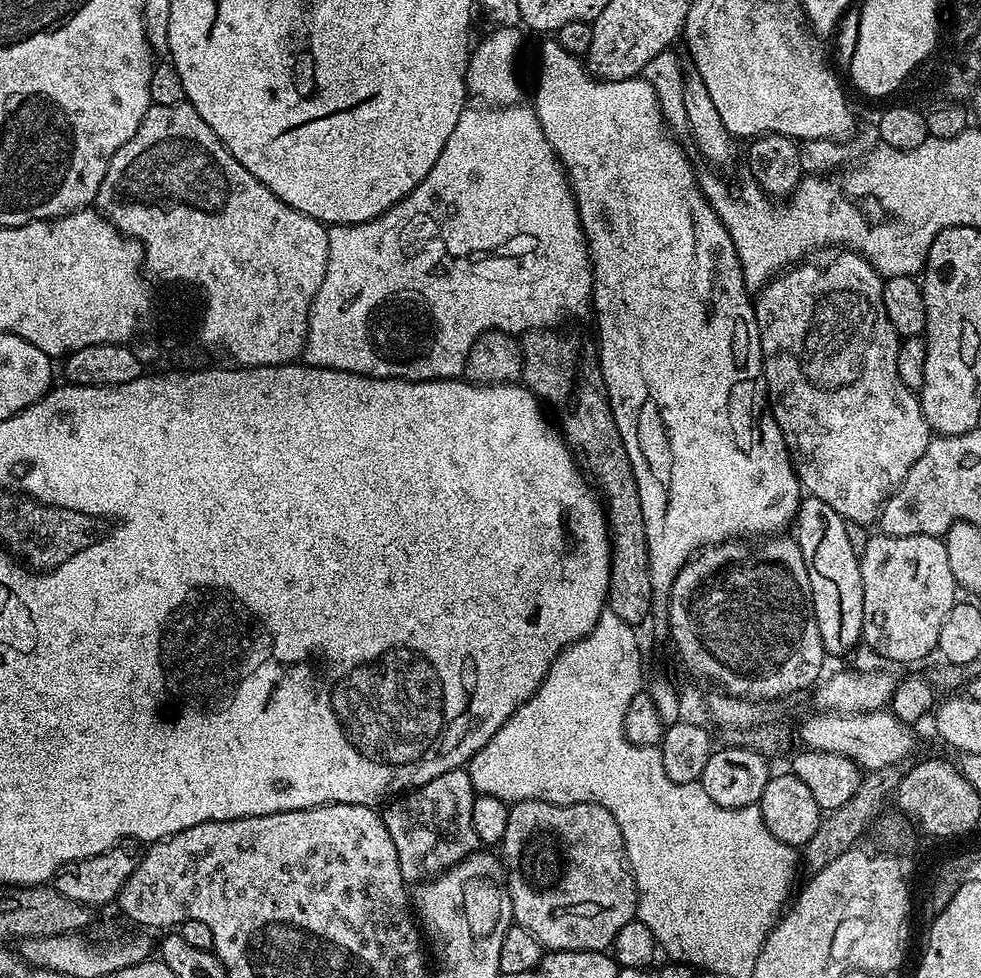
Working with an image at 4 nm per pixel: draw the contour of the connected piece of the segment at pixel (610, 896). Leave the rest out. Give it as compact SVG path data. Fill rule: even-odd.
M518 800L509 807L506 834L502 841L502 864L506 869L506 887L512 903L512 918L519 927L530 930L534 938L543 944L545 949L554 952L566 950L582 950L583 952L602 952L611 949L614 938L626 922L637 919L636 901L638 893L628 866L628 858L624 854L622 830L618 830L618 822L614 822L614 814L597 804L551 804L545 800Z

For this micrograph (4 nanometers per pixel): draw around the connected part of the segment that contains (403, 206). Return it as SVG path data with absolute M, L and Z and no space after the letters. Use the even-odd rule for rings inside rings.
M523 103L476 107L480 108L465 107L458 118L458 126L454 126L454 134L446 138L446 146L442 146L442 154L438 154L438 162L434 162L430 174L414 186L405 200L370 222L334 224L328 228L326 278L322 278L322 286L318 286L318 294L308 315L308 340L302 353L303 363L314 368L377 376L383 380L454 380L464 376L472 341L483 332L523 334L538 328L563 325L560 324L563 320L589 311L592 302L592 261L588 259L588 244L584 240L572 188L568 185L567 171L550 146L536 117L536 109Z

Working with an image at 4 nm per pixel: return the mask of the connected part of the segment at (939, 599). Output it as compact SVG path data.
M875 534L859 549L862 574L862 640L872 652L896 664L916 664L937 651L938 634L946 614L958 603L958 585L946 559L946 546L939 536L885 536Z

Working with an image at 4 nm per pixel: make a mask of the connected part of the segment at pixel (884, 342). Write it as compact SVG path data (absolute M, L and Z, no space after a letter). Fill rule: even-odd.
M840 250L837 253L837 256L829 258L828 264L801 262L781 272L759 289L754 307L760 331L760 353L764 355L764 383L768 389L768 403L772 416L778 422L778 430L782 430L782 438L788 447L789 456L792 457L792 468L800 479L801 489L807 495L822 498L822 502L826 502L826 506L831 506L849 525L875 525L884 503L900 487L910 466L914 466L914 462L922 458L930 439L930 429L928 420L920 409L919 395L911 392L906 382L902 382L902 378L898 376L898 350L902 338L894 330L886 314L886 306L882 302L884 280L880 273L873 270L866 257L859 256L851 250Z

